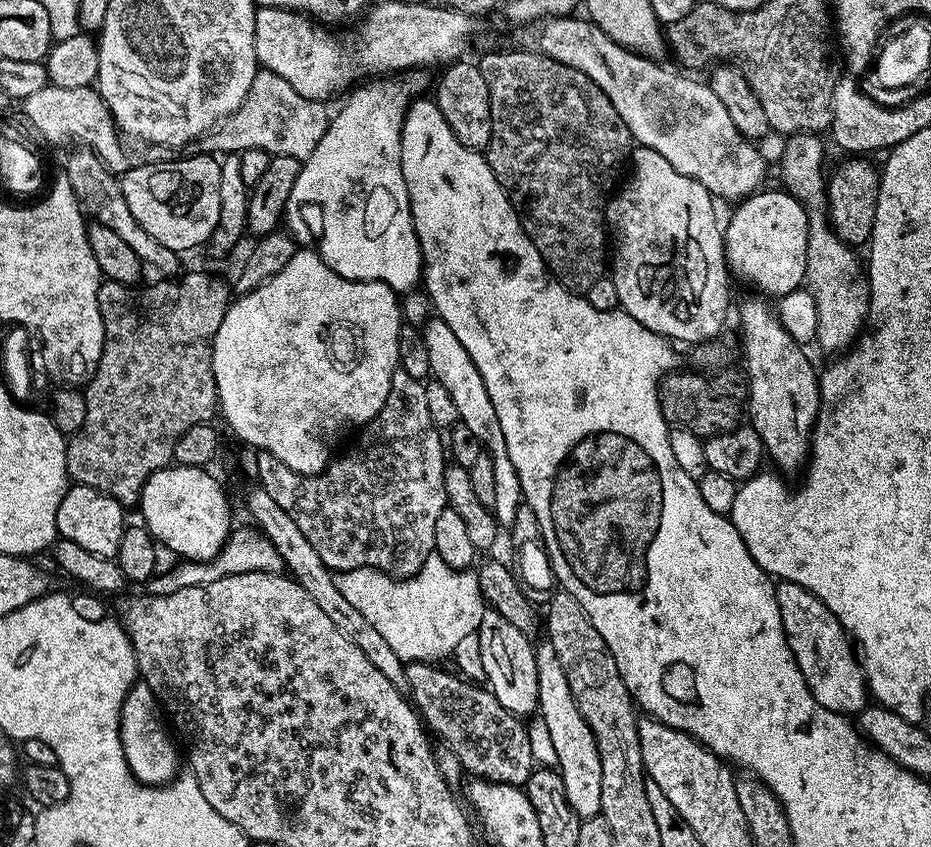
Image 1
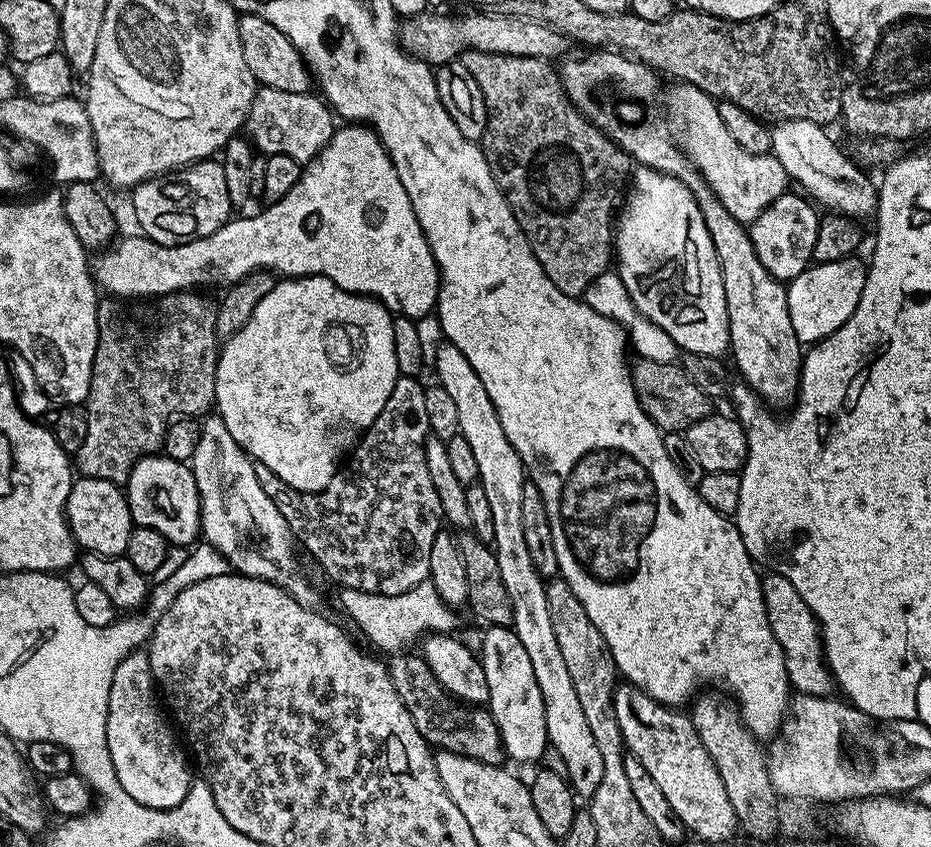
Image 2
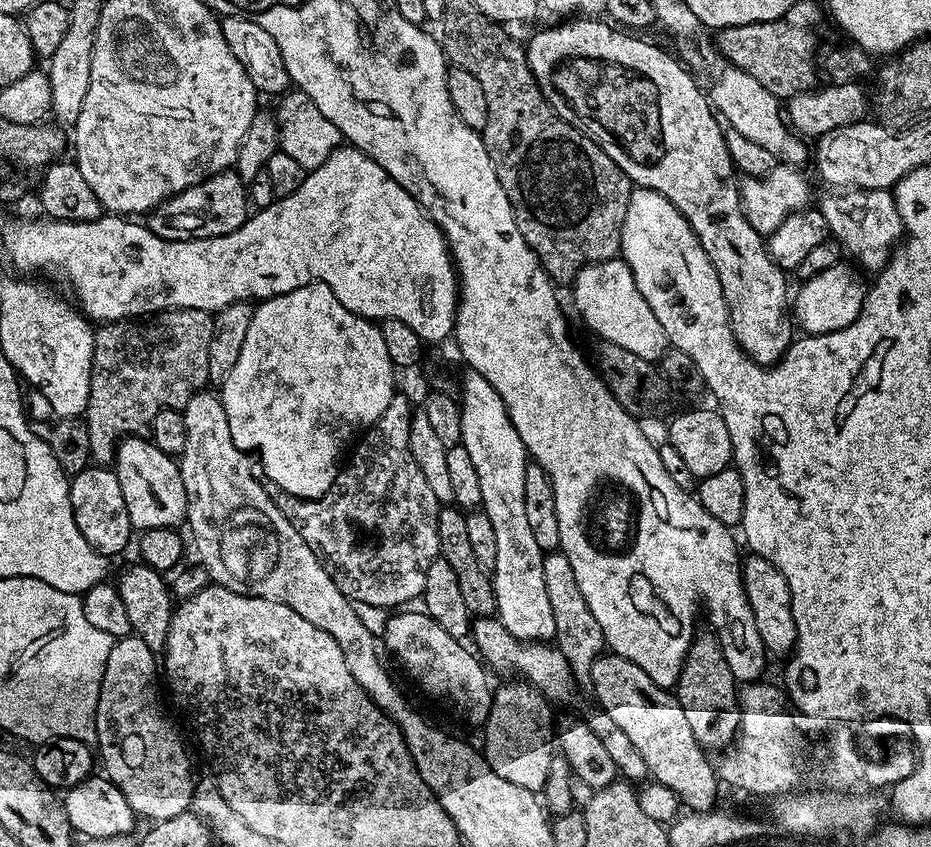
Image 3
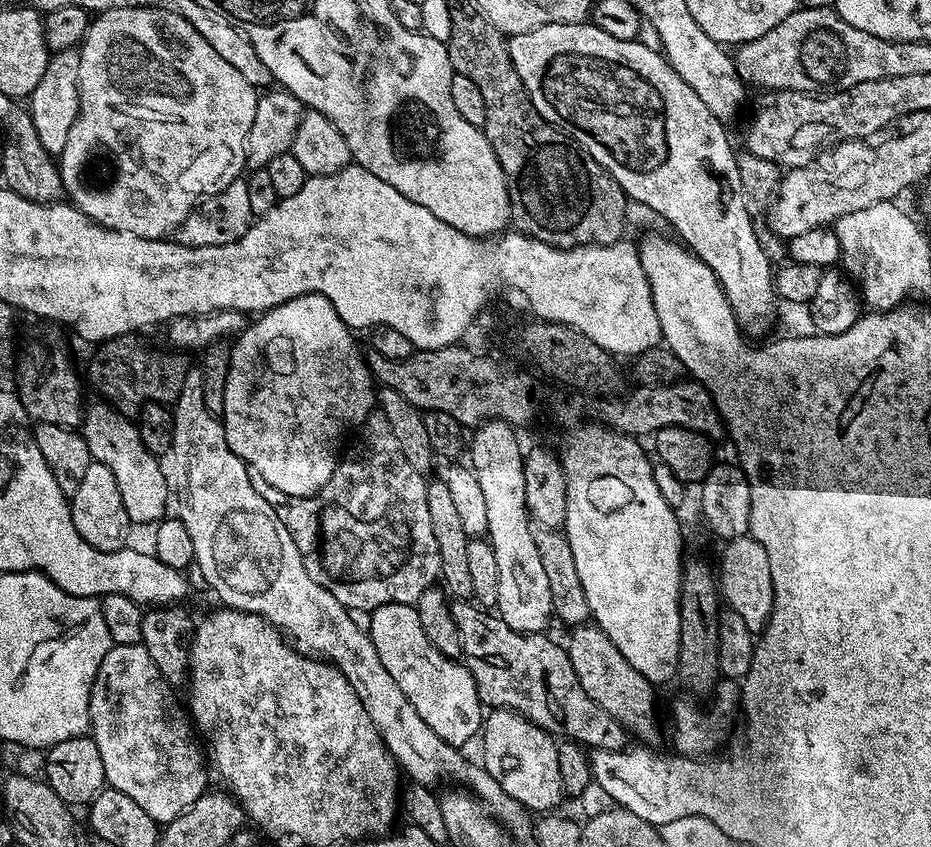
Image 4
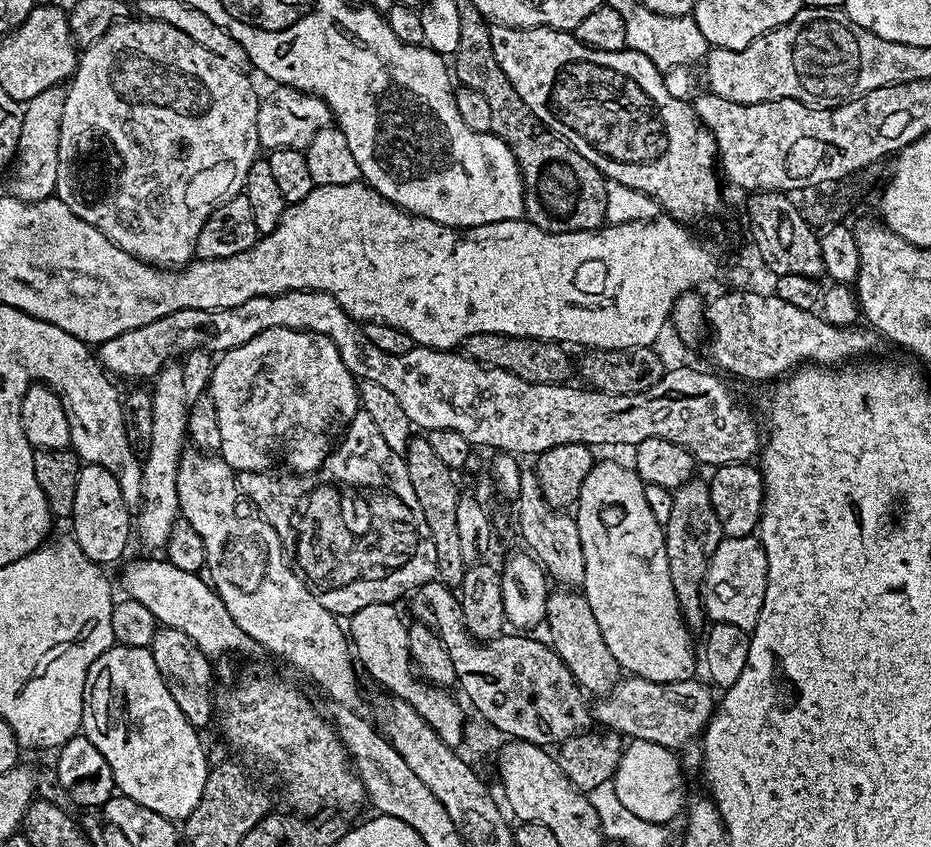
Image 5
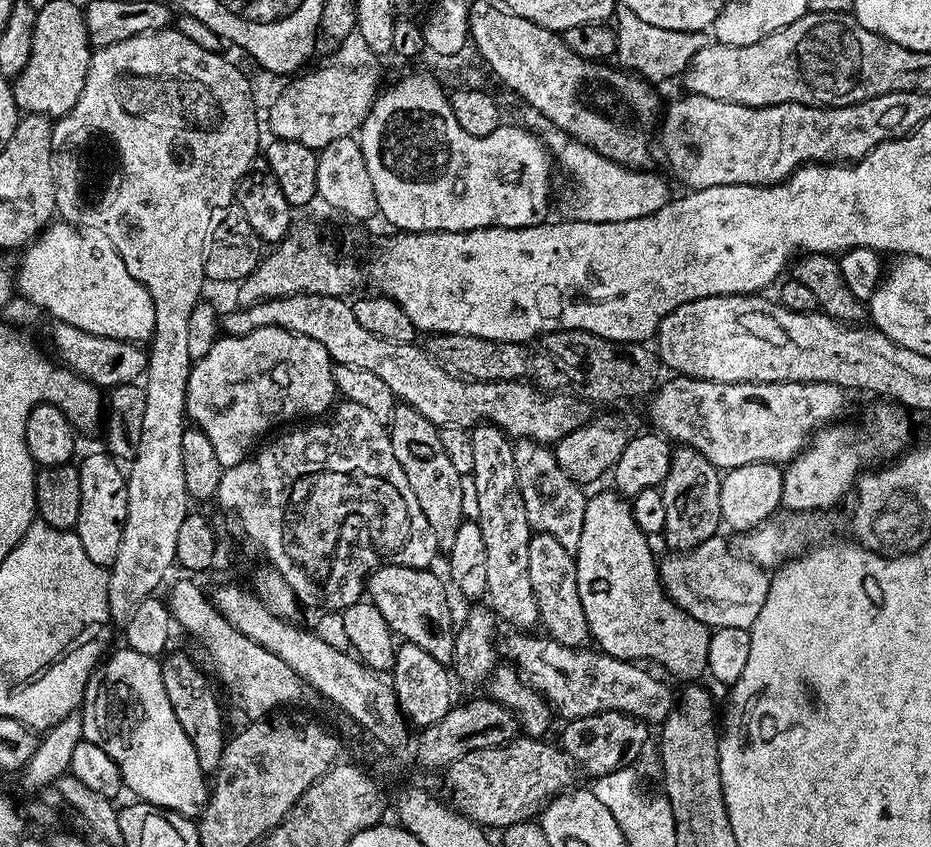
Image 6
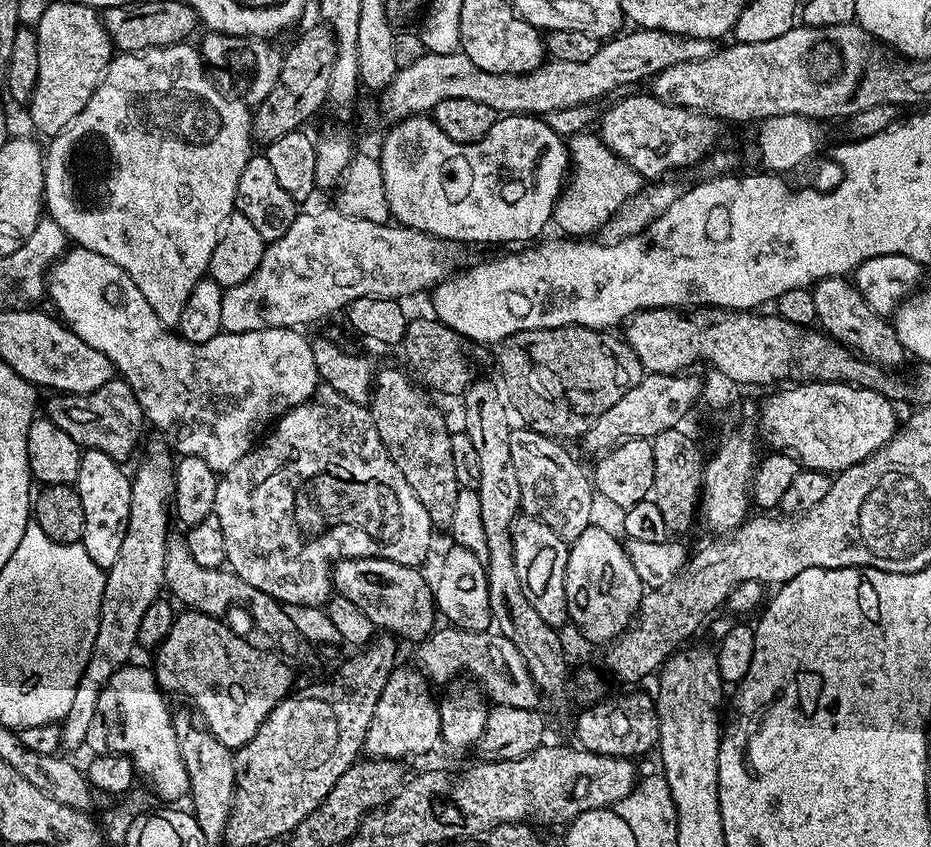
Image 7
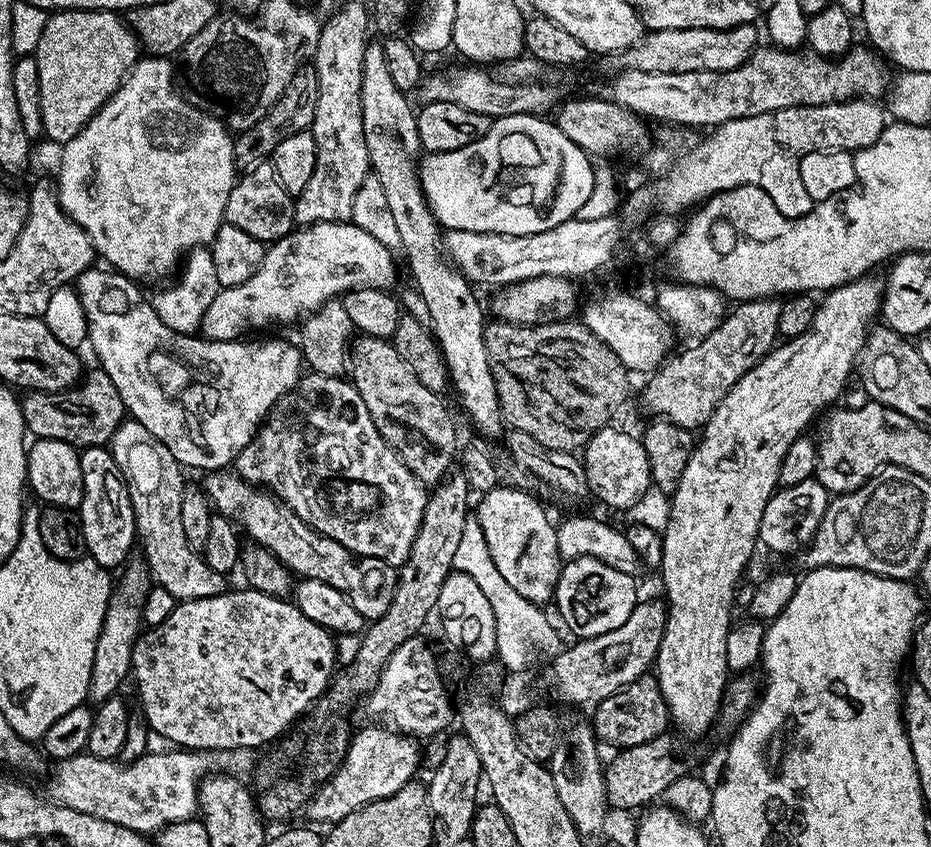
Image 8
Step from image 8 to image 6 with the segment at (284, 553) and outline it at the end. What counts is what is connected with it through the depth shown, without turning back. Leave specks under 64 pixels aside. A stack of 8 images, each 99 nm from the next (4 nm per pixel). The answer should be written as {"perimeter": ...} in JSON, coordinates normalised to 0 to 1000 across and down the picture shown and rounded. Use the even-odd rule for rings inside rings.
{"perimeter":[[[412,666],[396,679],[393,686],[393,704],[406,720],[406,725],[410,725],[418,744],[431,757],[453,763],[458,772],[470,777],[470,782],[479,786],[487,783],[485,718],[481,714],[481,699],[477,695],[476,687],[464,673]]]}

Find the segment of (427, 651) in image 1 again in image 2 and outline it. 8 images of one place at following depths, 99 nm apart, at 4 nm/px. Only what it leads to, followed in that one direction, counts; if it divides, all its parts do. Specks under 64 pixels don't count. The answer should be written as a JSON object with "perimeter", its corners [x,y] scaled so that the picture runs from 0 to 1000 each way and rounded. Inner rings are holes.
{"perimeter":[[[459,685],[430,702],[406,702],[379,694],[366,698],[365,711],[388,746],[412,769],[424,772],[437,766],[448,752],[463,747],[484,747],[491,724],[477,713],[463,686]]]}

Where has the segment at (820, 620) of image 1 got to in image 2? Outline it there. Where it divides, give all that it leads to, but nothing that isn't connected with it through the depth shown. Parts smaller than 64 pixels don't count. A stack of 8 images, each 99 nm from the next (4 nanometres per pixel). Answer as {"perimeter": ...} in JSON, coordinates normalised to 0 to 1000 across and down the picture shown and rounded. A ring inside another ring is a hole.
{"perimeter":[[[825,678],[816,686],[818,706],[823,715],[823,730],[827,734],[827,744],[831,744],[831,753],[836,753],[836,763],[840,763],[840,772],[844,782],[844,796],[847,809],[855,817],[867,821],[888,823],[896,812],[894,792],[885,779],[885,763],[881,758],[881,738],[872,726],[870,715],[861,711],[861,701],[844,687],[842,680]]]}

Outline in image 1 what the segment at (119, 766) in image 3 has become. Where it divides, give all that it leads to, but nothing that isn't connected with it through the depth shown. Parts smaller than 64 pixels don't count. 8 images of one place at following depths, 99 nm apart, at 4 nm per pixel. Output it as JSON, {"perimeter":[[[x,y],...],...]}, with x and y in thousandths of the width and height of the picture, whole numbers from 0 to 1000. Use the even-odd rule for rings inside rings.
{"perimeter":[[[147,804],[139,815],[129,839],[131,885],[145,921],[160,928],[180,928],[189,920],[194,910],[195,893],[194,889],[193,893],[189,889],[189,878],[184,868],[186,869],[186,865],[178,854],[178,842],[168,821],[158,806]]]}

